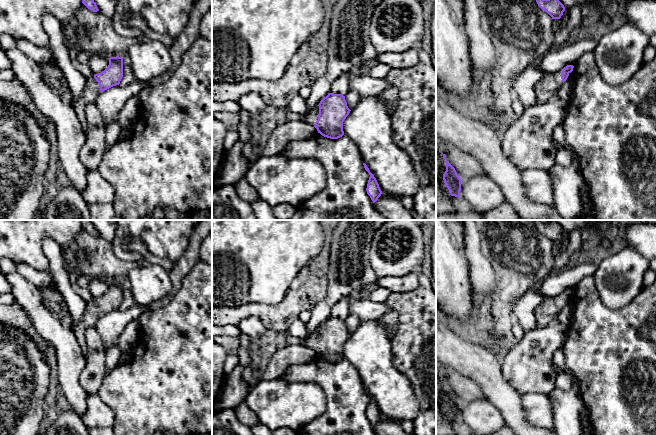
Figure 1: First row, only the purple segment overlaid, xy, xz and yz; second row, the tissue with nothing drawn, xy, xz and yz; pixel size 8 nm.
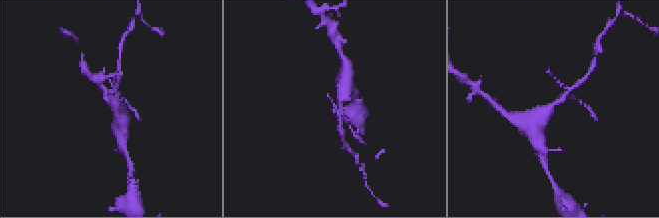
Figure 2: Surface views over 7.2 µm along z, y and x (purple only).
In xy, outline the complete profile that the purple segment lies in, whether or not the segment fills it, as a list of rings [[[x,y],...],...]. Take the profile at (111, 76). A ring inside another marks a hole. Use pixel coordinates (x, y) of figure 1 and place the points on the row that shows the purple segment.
[[[116,56],[109,58],[108,67],[101,73],[87,78],[87,82],[82,96],[71,101],[74,111],[80,120],[84,132],[87,129],[85,122],[85,106],[89,103],[95,103],[101,92],[120,84],[123,77],[123,58]]]

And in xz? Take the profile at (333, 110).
[[[328,93],[318,105],[309,109],[303,121],[314,126],[322,136],[338,139],[344,135],[343,122],[350,111],[345,96]]]

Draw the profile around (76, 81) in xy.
[[[50,13],[42,15],[44,29],[49,36],[49,49],[53,52],[58,66],[65,75],[72,101],[78,100],[84,91],[87,78],[80,73],[69,57],[60,21]]]

